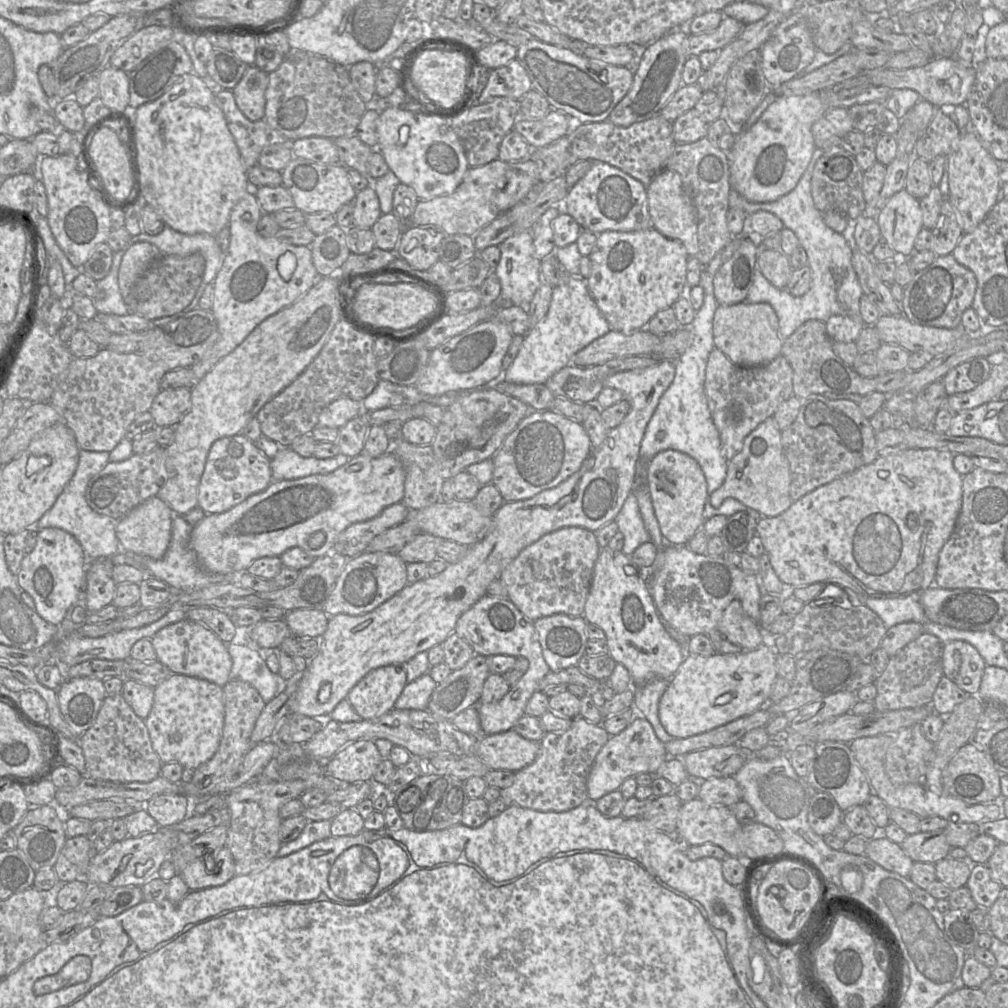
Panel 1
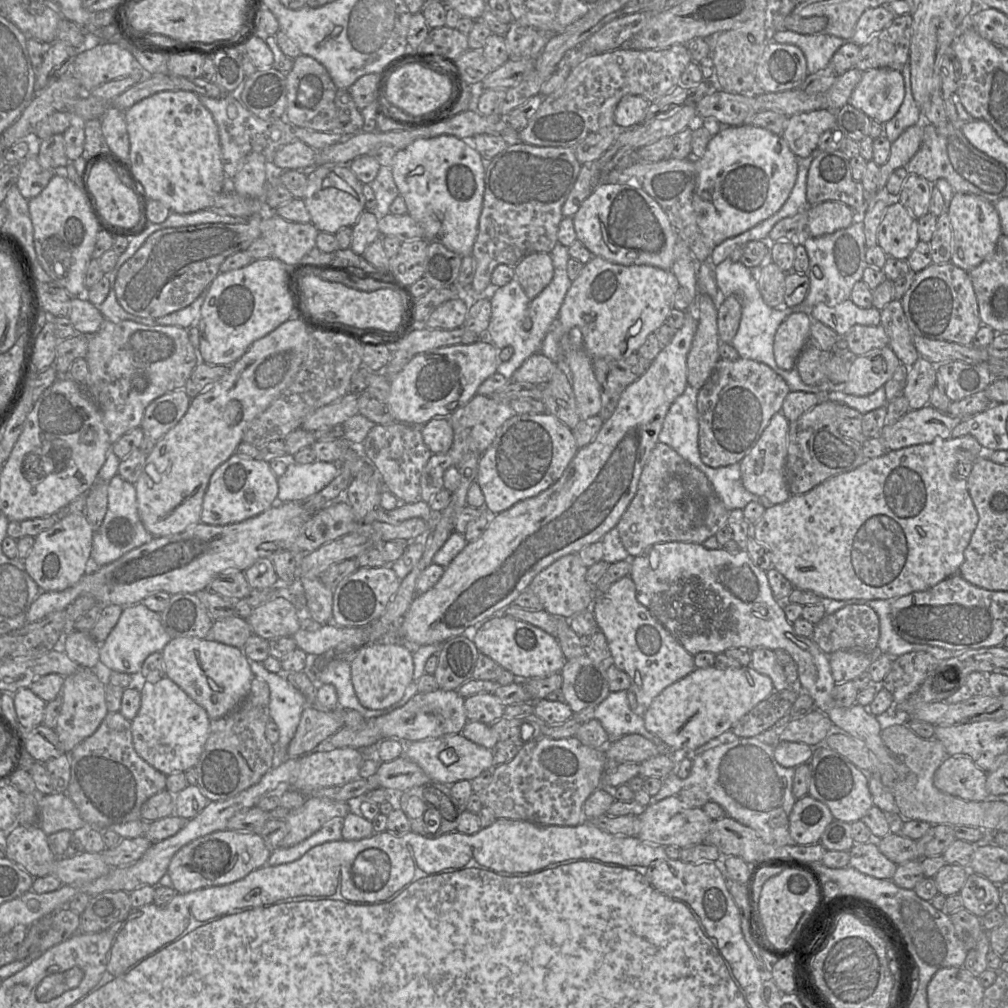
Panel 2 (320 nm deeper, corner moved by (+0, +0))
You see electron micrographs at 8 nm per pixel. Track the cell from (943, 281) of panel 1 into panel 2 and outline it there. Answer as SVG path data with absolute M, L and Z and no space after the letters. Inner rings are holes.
M951 262L932 263L914 273L911 286L901 298L901 303L909 329L914 336L972 345L977 331L982 326L969 272Z

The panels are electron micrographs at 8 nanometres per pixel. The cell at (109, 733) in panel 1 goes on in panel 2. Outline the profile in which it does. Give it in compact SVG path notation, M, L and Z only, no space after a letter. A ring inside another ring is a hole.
M120 711L108 712L97 730L70 753L70 780L66 794L91 828L105 829L141 819L143 803L166 789L166 775L153 768L135 751L131 721Z

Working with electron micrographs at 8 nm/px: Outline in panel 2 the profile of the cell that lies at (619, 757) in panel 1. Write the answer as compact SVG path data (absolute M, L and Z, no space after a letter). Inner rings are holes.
M625 576L613 583L604 594L597 594L591 609L598 629L600 629L606 637L611 652L611 663L627 673L631 682L628 691L632 691L636 695L638 705L640 705L643 710L646 710L666 687L684 678L696 669L694 657L651 615L645 606L637 601L636 587L630 576Z

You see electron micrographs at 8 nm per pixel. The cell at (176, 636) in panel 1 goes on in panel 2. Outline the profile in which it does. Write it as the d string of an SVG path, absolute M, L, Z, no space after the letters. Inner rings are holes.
M177 637L172 638L161 653L165 676L202 706L211 720L221 718L236 709L250 692L254 675L250 660L241 648L210 638Z

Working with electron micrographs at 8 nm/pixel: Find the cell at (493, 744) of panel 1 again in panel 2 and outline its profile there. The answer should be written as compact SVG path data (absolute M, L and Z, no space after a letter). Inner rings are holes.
M461 733L407 743L404 756L416 763L430 778L430 782L445 785L452 785L462 780L471 781L485 770L494 768L492 749L470 741Z

